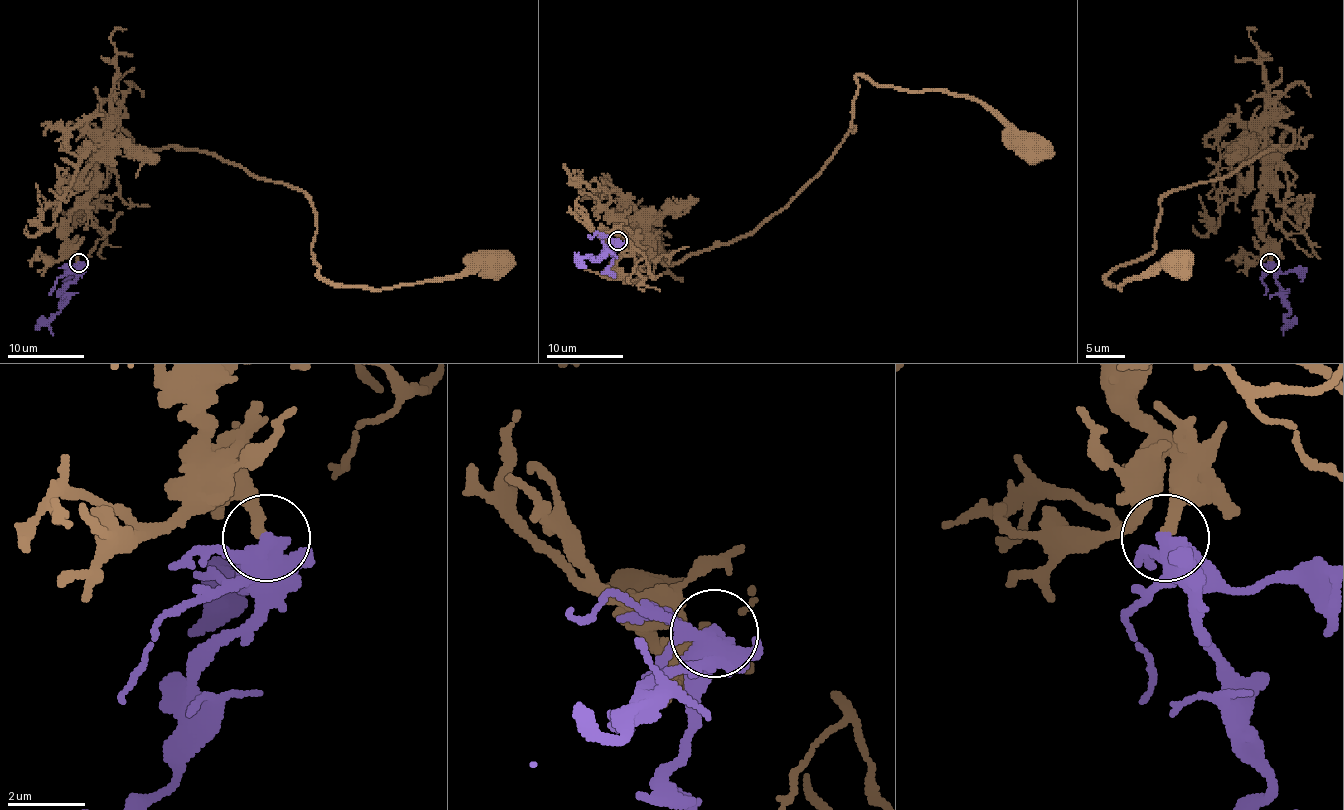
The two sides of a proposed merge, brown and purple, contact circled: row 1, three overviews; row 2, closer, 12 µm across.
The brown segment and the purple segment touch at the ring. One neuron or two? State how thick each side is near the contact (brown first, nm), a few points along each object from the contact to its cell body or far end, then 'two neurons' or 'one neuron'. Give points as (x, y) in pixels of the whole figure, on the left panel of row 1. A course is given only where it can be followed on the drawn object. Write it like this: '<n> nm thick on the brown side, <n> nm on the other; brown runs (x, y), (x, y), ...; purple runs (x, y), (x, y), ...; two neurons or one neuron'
320 nm thick on the brown side, 400 nm on the other; brown runs (78, 262), (68, 212), (118, 119), (145, 148), (213, 152), (299, 189), (319, 275), (340, 285), (494, 260); purple runs (78, 262), (76, 277), (64, 291), (62, 308), (35, 327); one neuron

